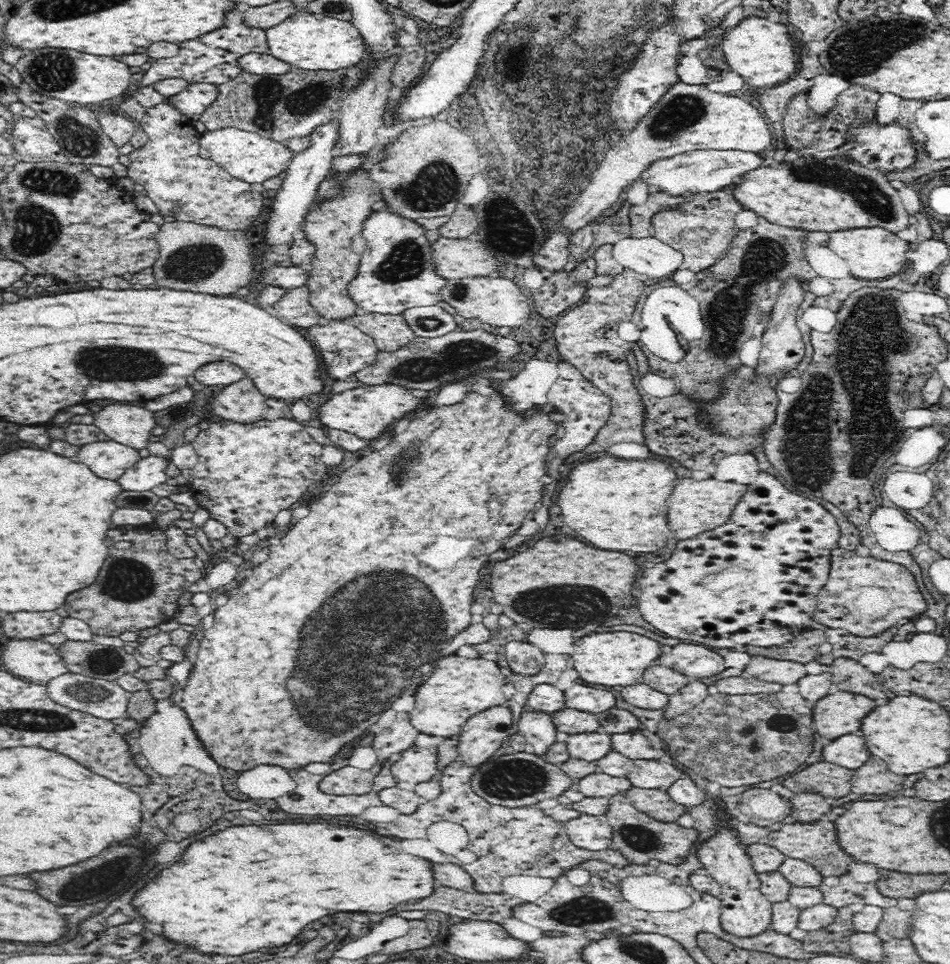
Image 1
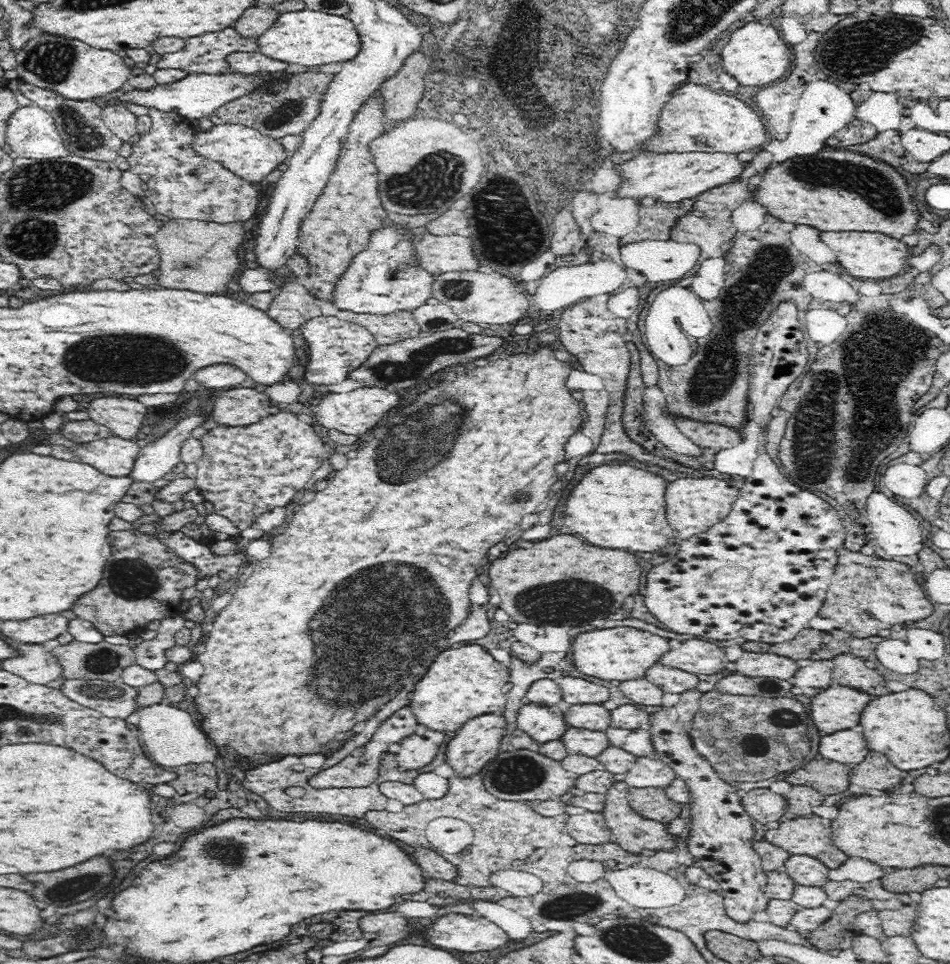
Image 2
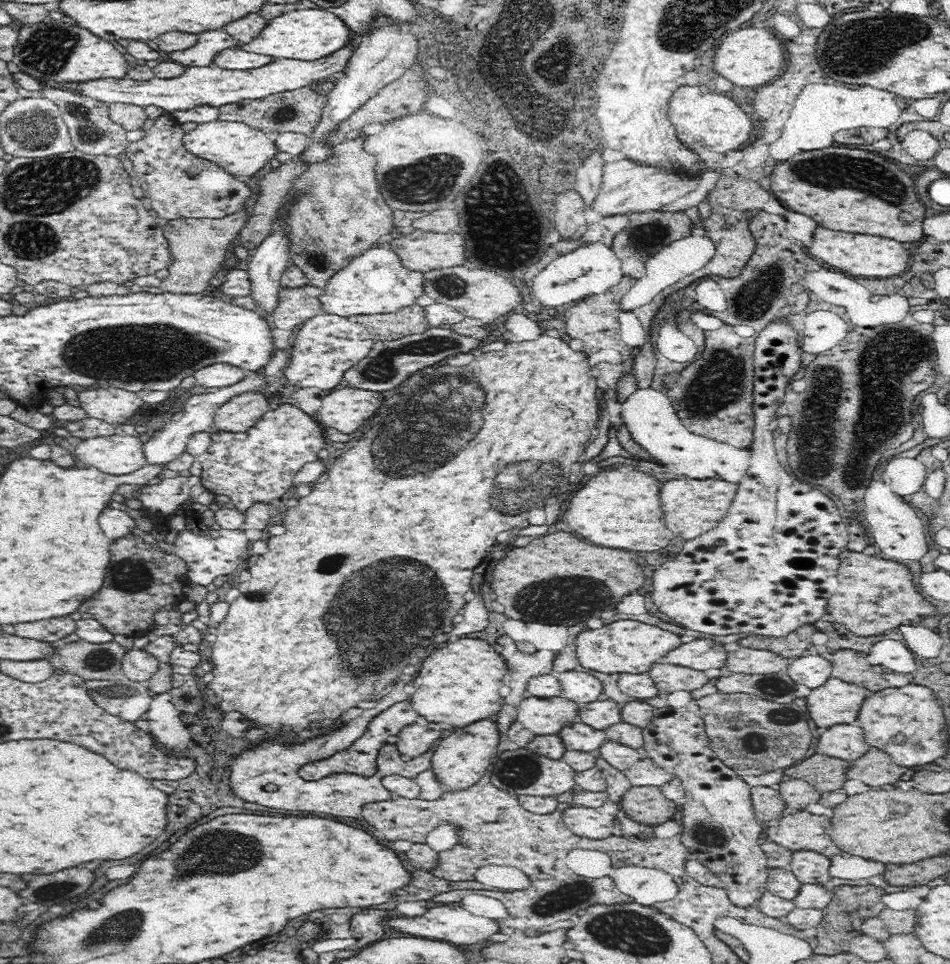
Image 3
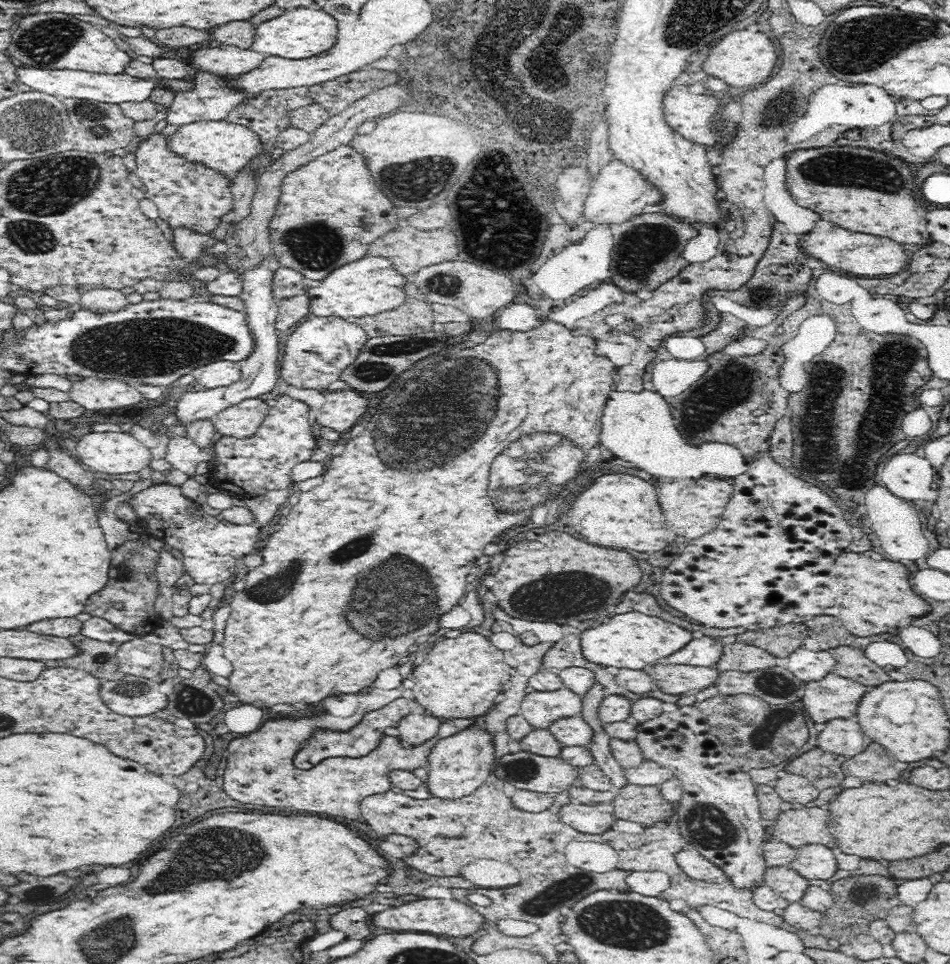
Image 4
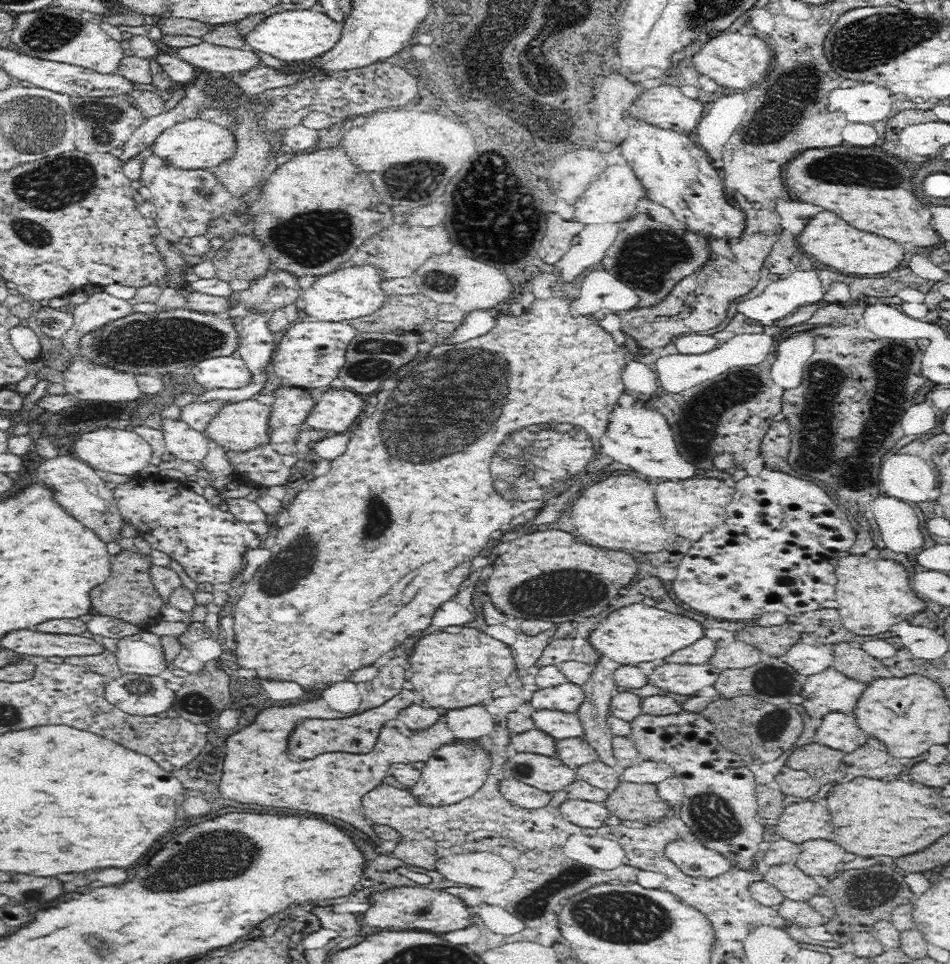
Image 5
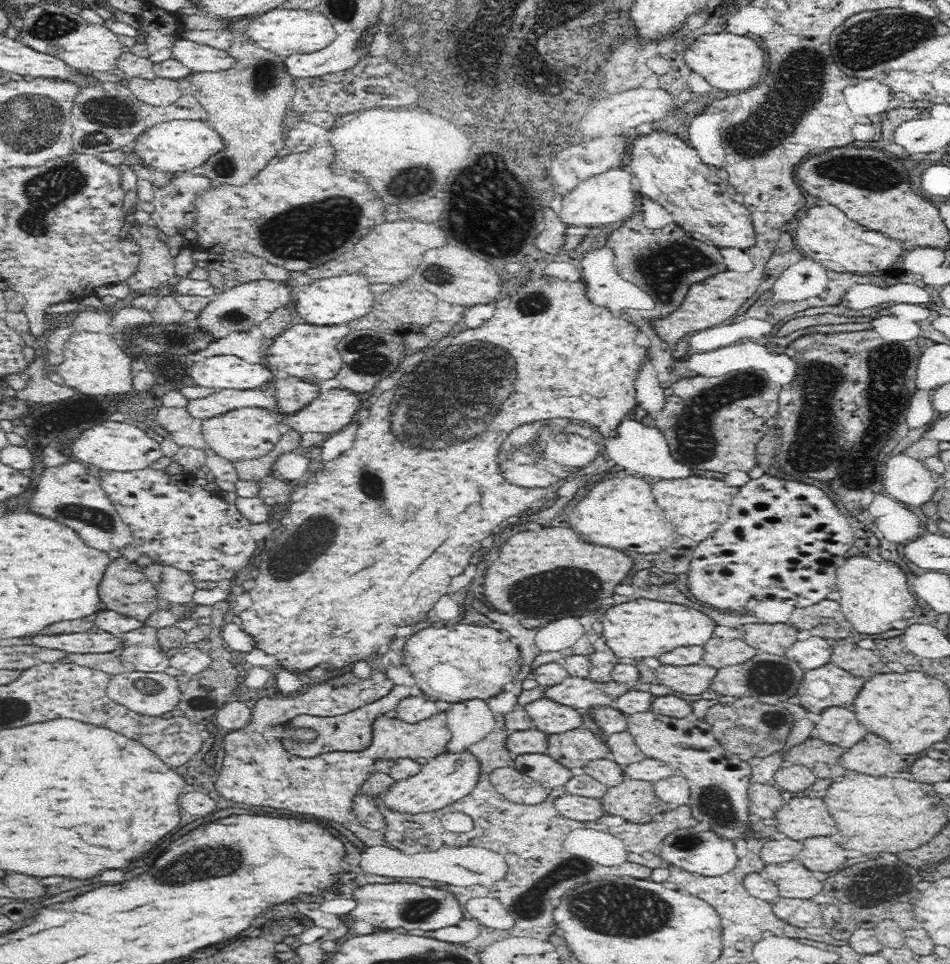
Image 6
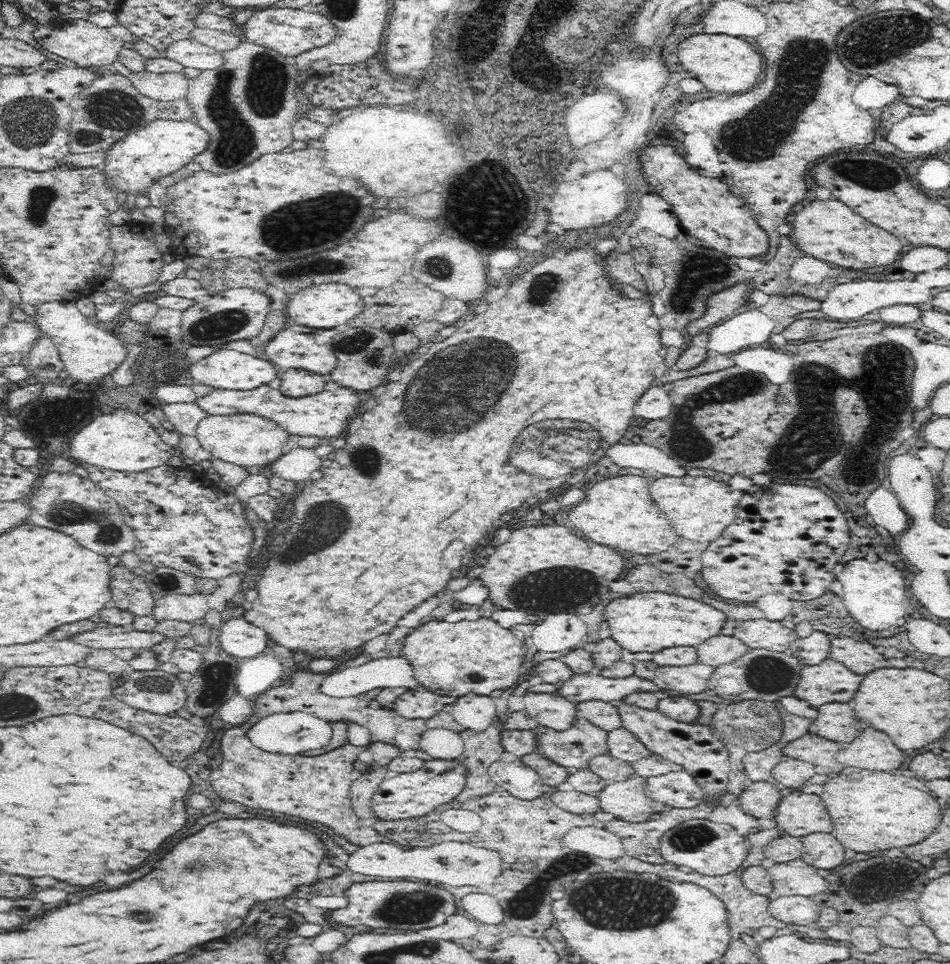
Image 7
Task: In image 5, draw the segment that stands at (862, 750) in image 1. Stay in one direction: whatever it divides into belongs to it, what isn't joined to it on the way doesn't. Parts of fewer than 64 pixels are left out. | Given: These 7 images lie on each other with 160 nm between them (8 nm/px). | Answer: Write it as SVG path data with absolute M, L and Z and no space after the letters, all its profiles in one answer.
M832 710L822 716L820 727L814 732L813 742L850 753L866 742L866 732L856 724L854 716Z

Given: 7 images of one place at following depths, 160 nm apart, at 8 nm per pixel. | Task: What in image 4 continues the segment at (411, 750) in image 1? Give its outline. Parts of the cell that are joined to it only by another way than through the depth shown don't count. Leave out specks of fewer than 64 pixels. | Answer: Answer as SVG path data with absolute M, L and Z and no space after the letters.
M410 712L400 718L398 726L386 726L385 734L394 734L408 745L418 745L436 735L440 720L433 714Z

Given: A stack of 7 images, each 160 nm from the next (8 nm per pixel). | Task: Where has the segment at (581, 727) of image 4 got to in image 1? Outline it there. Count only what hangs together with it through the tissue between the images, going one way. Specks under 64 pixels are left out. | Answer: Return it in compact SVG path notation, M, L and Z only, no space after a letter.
M602 730L588 733L574 732L566 738L565 744L570 757L588 761L598 760L613 751L610 734Z

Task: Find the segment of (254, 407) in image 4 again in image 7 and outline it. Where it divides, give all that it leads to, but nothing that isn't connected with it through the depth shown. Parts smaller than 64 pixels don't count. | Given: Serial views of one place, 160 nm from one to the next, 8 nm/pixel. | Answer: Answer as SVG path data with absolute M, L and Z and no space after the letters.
M208 415L196 426L195 437L202 449L209 454L209 460L218 459L245 469L267 471L294 443L290 435L278 423L267 418L250 415Z

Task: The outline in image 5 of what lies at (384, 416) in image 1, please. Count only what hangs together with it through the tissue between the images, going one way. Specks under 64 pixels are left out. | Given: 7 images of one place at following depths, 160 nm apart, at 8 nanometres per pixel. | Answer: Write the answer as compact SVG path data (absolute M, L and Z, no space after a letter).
M327 388L302 423L332 433L350 431L356 428L352 424L358 424L356 420L364 414L363 400L358 395L348 389Z

